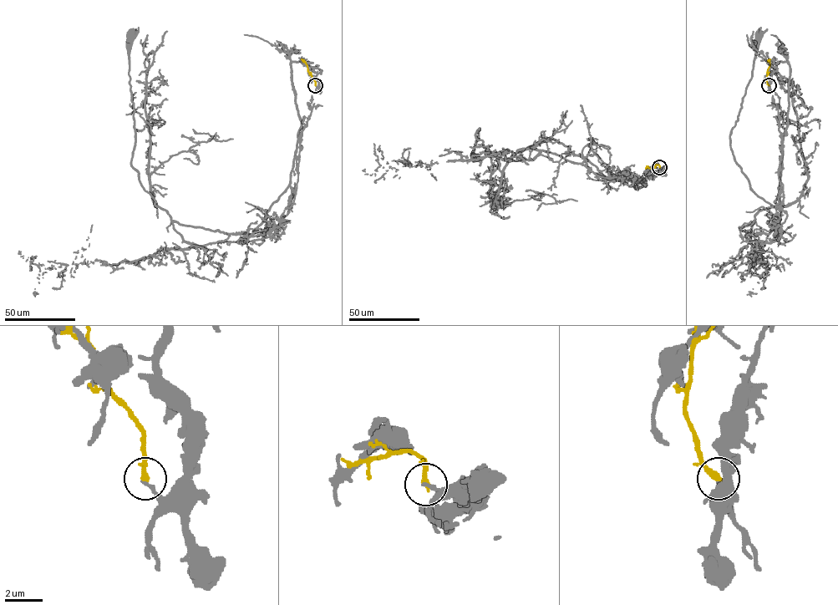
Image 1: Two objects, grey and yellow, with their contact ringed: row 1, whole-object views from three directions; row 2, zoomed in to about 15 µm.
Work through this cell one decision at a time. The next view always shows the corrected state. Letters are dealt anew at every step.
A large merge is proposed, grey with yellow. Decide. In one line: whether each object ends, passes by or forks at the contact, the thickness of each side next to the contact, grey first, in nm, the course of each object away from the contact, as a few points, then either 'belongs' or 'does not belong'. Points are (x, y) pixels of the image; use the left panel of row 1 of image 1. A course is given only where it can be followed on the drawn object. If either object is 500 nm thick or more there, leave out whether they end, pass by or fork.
grey ends | yellow ends | 190/320 nm | grey via (315, 85), (310, 66), (291, 63), (301, 127), (290, 185), (252, 234), (182, 225), (132, 165), (131, 35) | yellow via (315, 85), (306, 62), (301, 58) | does not belong

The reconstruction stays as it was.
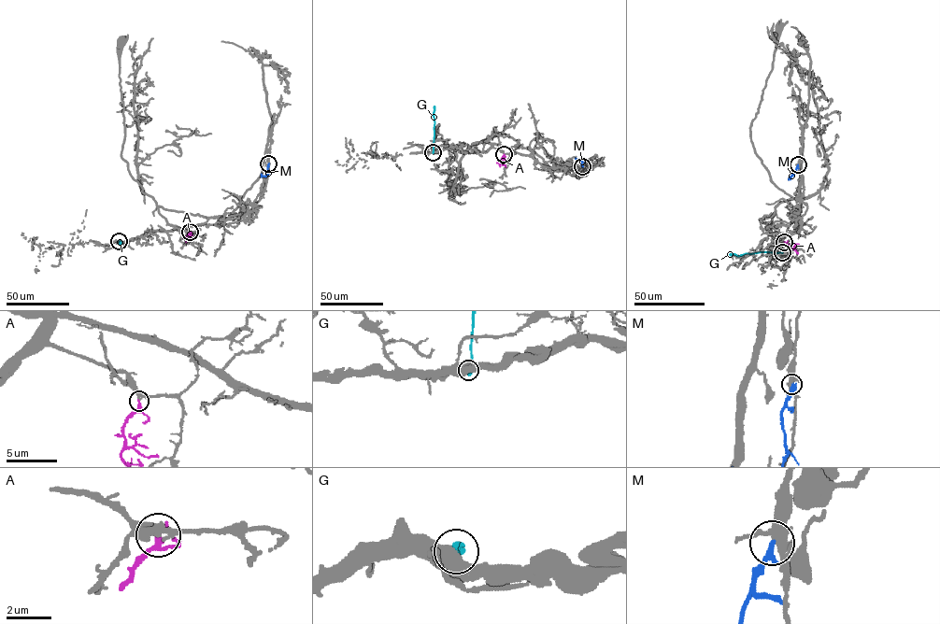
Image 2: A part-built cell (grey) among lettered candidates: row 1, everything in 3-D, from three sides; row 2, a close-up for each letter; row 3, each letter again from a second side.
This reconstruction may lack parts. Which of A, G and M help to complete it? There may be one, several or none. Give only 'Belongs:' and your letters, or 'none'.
Belongs: A

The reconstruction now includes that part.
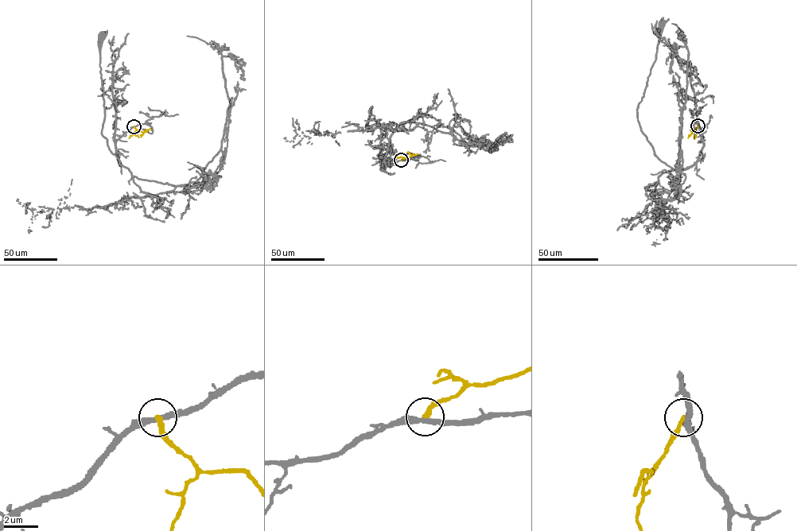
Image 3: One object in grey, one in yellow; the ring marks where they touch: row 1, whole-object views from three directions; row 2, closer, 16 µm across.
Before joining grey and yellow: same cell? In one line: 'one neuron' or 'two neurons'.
two neurons

